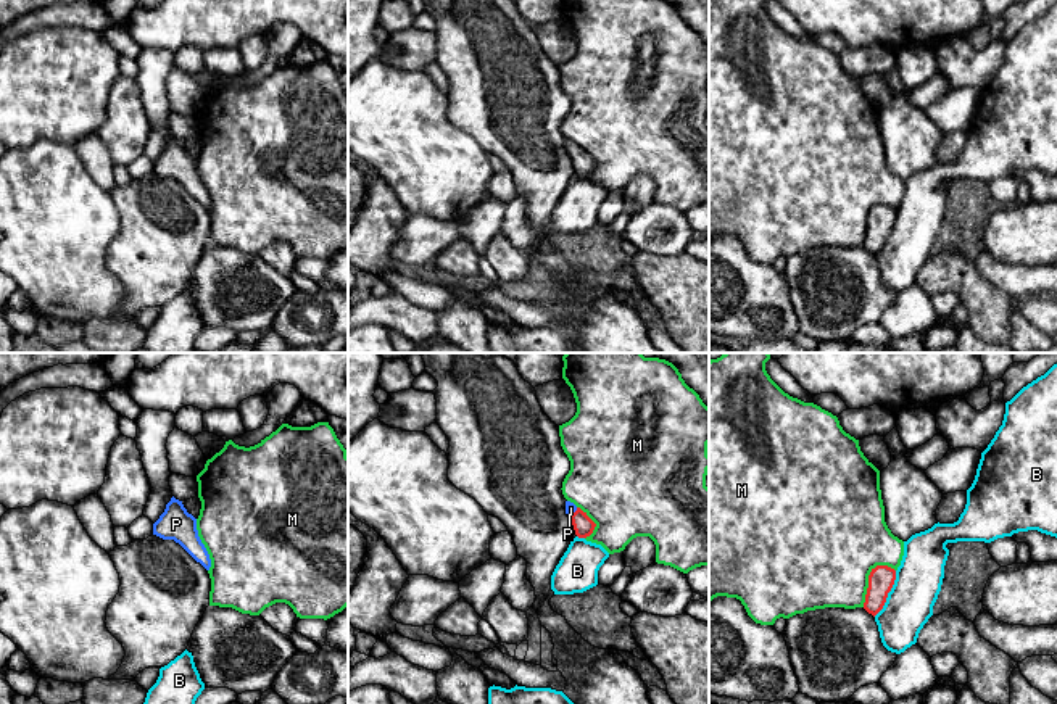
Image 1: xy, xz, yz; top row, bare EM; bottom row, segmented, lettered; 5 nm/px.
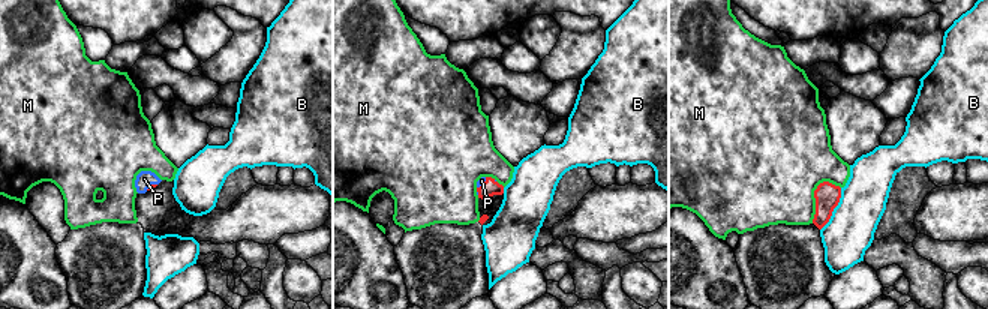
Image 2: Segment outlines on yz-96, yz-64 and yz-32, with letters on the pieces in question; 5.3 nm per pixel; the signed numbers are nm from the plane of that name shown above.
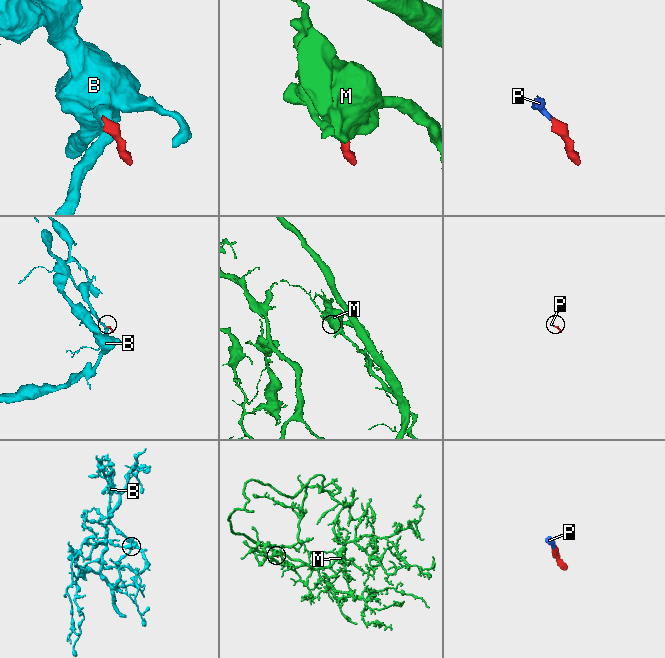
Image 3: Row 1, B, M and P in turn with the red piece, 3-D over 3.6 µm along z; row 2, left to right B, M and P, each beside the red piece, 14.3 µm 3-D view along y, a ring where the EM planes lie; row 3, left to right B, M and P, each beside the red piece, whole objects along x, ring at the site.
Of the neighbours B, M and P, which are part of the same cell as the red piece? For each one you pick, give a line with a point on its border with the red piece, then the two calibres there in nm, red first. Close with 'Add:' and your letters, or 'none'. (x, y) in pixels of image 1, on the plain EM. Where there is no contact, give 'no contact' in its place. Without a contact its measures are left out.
P: contact xz (574, 152); calibres 100 and 60 nm
Add: P

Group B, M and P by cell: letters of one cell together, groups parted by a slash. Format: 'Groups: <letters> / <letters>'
Groups: B / M / P

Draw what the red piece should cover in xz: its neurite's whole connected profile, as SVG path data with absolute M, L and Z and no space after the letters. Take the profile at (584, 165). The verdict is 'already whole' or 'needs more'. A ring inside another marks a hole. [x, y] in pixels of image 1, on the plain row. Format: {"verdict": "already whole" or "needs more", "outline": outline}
{"verdict": "needs more", "outline": "M566 140L566 153L570 156L578 177L587 177L593 172L596 163L574 142Z"}

